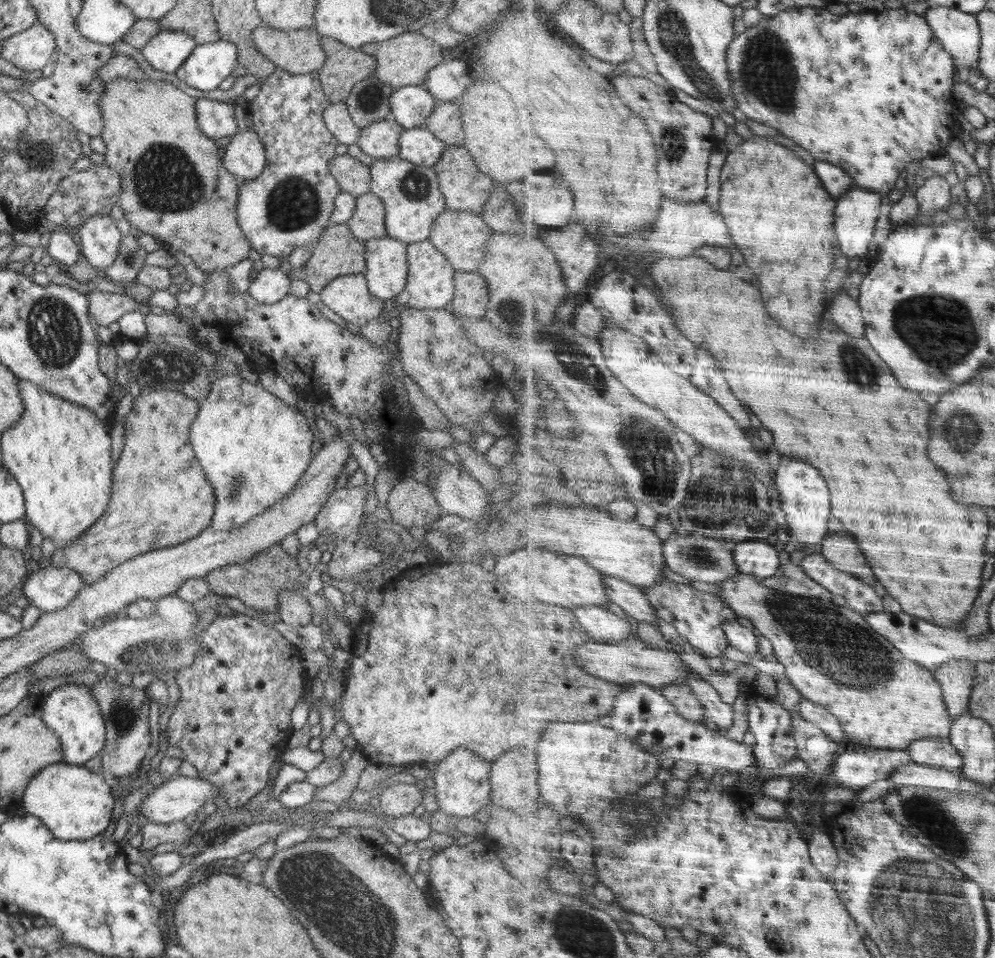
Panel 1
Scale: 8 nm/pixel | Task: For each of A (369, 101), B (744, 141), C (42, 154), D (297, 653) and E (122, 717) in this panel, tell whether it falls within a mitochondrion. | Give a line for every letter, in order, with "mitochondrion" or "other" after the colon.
A: mitochondrion
B: other
C: mitochondrion
D: other
E: mitochondrion

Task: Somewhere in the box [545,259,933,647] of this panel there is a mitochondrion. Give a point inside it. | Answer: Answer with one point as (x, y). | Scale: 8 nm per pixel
(720, 499)

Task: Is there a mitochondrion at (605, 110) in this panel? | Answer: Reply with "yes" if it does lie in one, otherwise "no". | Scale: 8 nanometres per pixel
no

